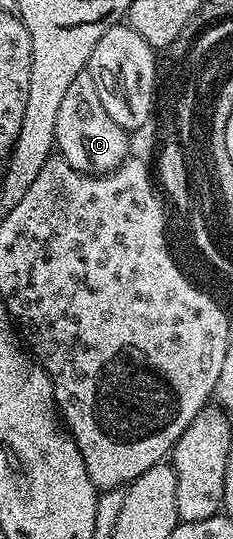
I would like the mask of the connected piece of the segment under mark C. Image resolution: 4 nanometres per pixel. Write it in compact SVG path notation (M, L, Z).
M88 70L81 71L67 88L67 94L59 105L59 117L55 121L55 137L60 158L66 159L72 167L86 175L107 175L130 154L130 132L111 121L111 113L103 109L99 89L95 89L95 81L89 76Z

